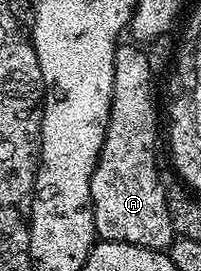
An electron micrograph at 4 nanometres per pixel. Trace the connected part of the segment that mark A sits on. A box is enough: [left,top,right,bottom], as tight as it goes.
[90,43,174,249]

